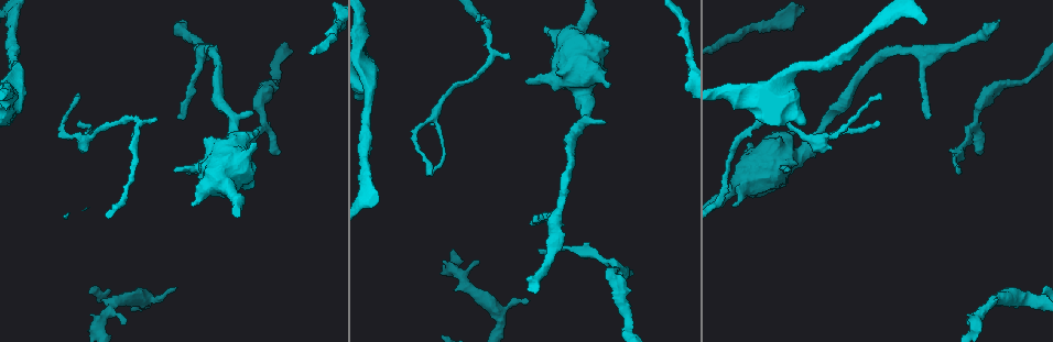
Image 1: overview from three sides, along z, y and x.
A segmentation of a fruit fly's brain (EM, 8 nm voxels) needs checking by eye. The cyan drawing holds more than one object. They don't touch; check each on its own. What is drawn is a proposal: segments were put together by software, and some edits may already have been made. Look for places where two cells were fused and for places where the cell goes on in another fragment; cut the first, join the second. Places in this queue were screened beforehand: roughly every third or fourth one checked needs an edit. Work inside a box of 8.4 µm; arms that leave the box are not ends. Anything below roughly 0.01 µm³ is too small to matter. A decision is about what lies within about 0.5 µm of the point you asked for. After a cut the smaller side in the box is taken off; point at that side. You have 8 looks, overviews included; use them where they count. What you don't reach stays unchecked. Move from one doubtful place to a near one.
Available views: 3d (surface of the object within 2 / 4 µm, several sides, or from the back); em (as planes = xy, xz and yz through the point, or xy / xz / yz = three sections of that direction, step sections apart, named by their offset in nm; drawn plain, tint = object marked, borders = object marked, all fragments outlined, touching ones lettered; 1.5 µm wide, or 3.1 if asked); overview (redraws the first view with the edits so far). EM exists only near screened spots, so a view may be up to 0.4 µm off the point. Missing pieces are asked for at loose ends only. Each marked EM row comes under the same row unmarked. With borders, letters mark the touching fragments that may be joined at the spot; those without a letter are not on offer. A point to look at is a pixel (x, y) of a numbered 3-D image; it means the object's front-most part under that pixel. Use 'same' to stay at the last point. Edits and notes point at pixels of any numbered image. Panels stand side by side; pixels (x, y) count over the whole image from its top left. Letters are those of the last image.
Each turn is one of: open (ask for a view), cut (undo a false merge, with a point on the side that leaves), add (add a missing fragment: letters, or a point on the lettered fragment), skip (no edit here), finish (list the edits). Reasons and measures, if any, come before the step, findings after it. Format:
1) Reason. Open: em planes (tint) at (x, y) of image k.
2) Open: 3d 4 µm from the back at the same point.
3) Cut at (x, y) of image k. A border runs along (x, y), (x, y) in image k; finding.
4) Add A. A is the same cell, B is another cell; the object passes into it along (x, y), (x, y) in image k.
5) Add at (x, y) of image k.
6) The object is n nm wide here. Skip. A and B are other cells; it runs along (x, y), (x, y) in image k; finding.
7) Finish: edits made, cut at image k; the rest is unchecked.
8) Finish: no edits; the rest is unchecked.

A fork. Open: em xz step 4 (tint) at (264, 125) of image 1.

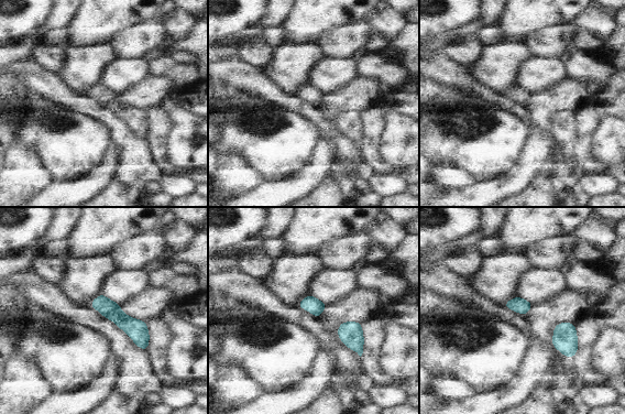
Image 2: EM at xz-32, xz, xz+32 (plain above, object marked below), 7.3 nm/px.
Open: em xz step 4 (borders) at the same point.

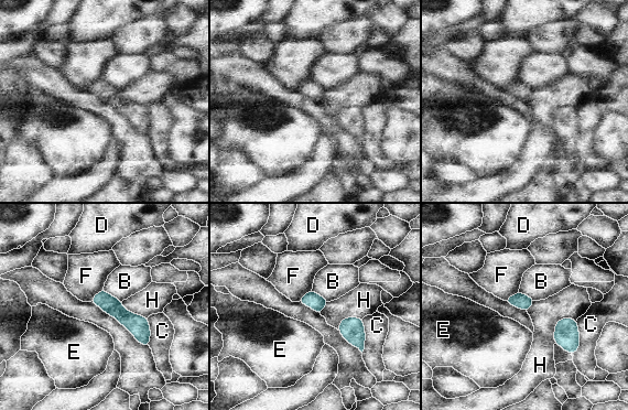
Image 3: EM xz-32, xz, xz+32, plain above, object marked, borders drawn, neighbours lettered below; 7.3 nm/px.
Skip. B, C, D, E, F and H are other cells; all the same cell.

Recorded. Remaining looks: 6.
Open: em planes (tint) at (535, 294) of image 1.

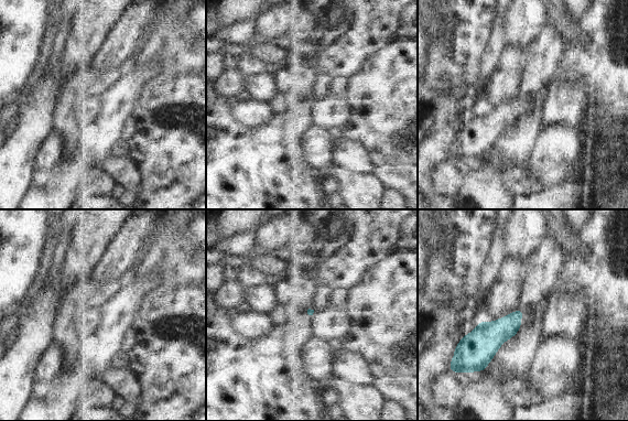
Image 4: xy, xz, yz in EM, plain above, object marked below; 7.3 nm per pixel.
Open: em planes (borders) at the same point.

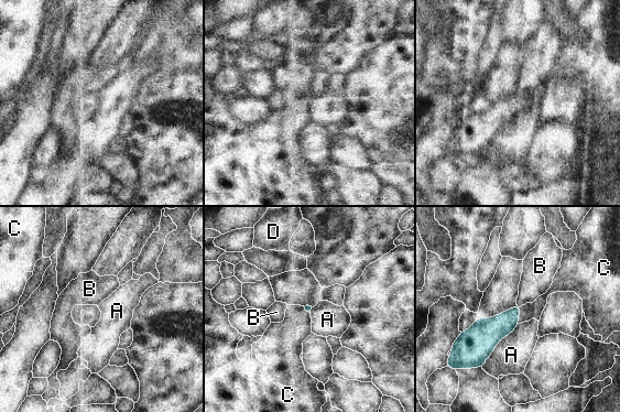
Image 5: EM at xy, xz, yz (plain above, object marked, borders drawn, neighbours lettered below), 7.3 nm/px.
Add C. C is the same cell, A, B and D are other cells; it goes on there.

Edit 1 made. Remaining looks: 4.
Finish: edits made, add at image 5; the rest is unchecked.

